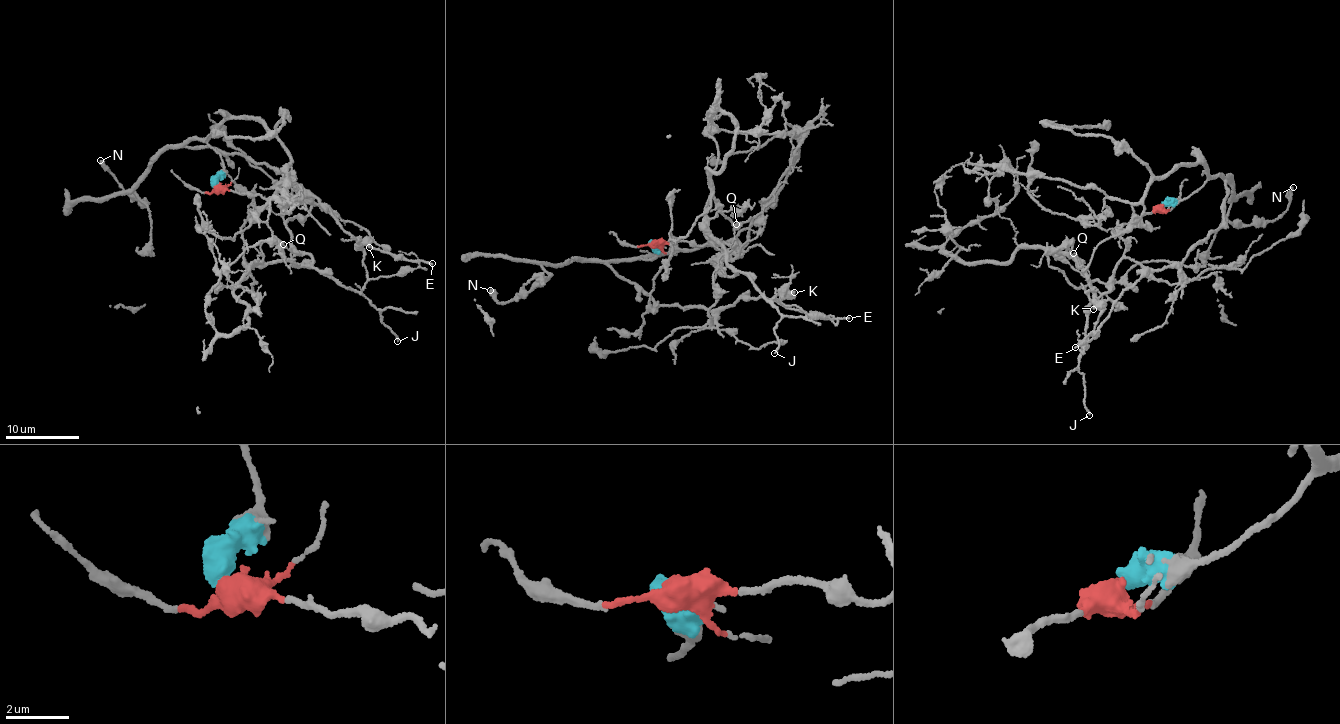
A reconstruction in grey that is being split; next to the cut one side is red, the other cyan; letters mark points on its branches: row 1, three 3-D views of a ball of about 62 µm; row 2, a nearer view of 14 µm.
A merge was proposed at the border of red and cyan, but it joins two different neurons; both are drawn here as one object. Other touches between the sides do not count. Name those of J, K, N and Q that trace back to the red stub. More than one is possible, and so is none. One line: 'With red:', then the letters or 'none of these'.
With red: J, Q

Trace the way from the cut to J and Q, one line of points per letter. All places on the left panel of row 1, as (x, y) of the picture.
J: (214, 186), (295, 200), (283, 214), (290, 241), (309, 254), (313, 267), (359, 291), (396, 341)
Q: (214, 186), (295, 200), (283, 219), (290, 241), (309, 254), (311, 263), (298, 263), (284, 245)

